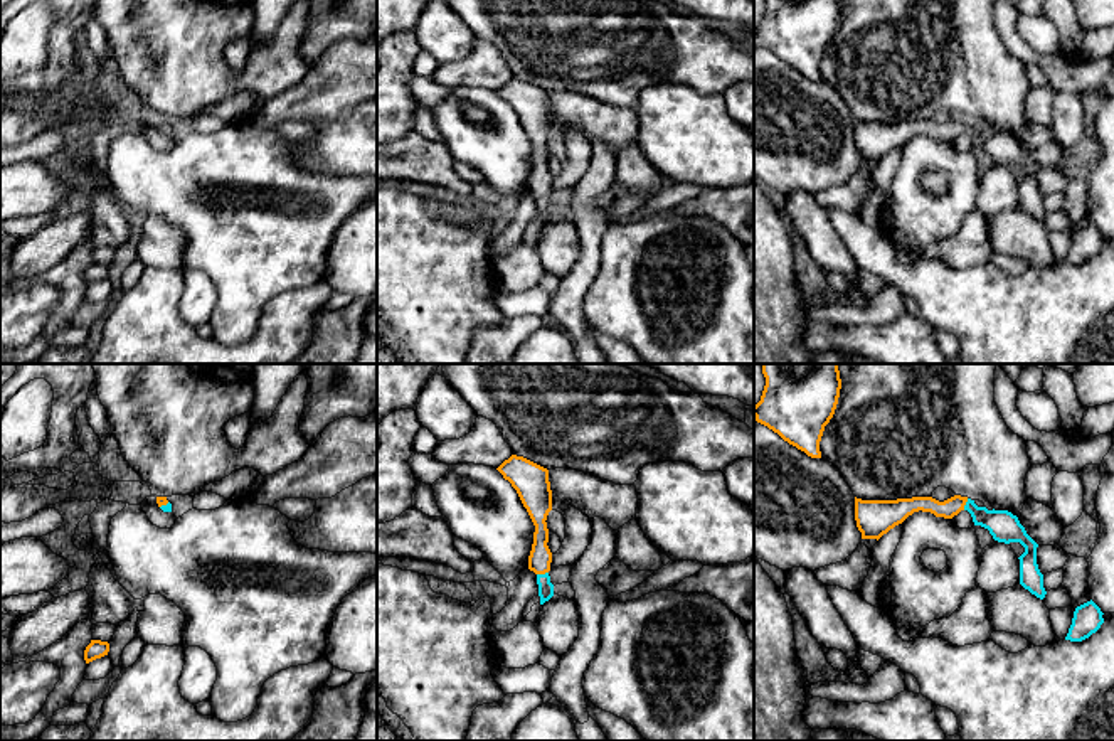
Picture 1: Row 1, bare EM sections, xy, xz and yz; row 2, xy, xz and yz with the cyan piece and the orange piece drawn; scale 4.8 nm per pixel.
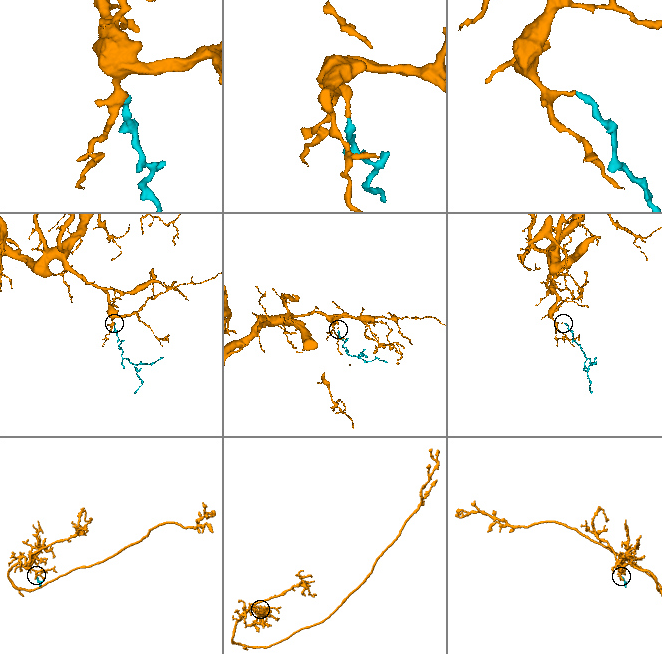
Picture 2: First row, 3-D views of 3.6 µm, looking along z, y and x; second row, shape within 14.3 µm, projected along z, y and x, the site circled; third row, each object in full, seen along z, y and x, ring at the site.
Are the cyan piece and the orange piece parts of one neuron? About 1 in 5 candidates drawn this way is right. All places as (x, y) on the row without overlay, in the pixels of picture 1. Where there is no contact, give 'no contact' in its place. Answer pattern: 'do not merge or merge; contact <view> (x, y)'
merge; contact xz (542, 197)

